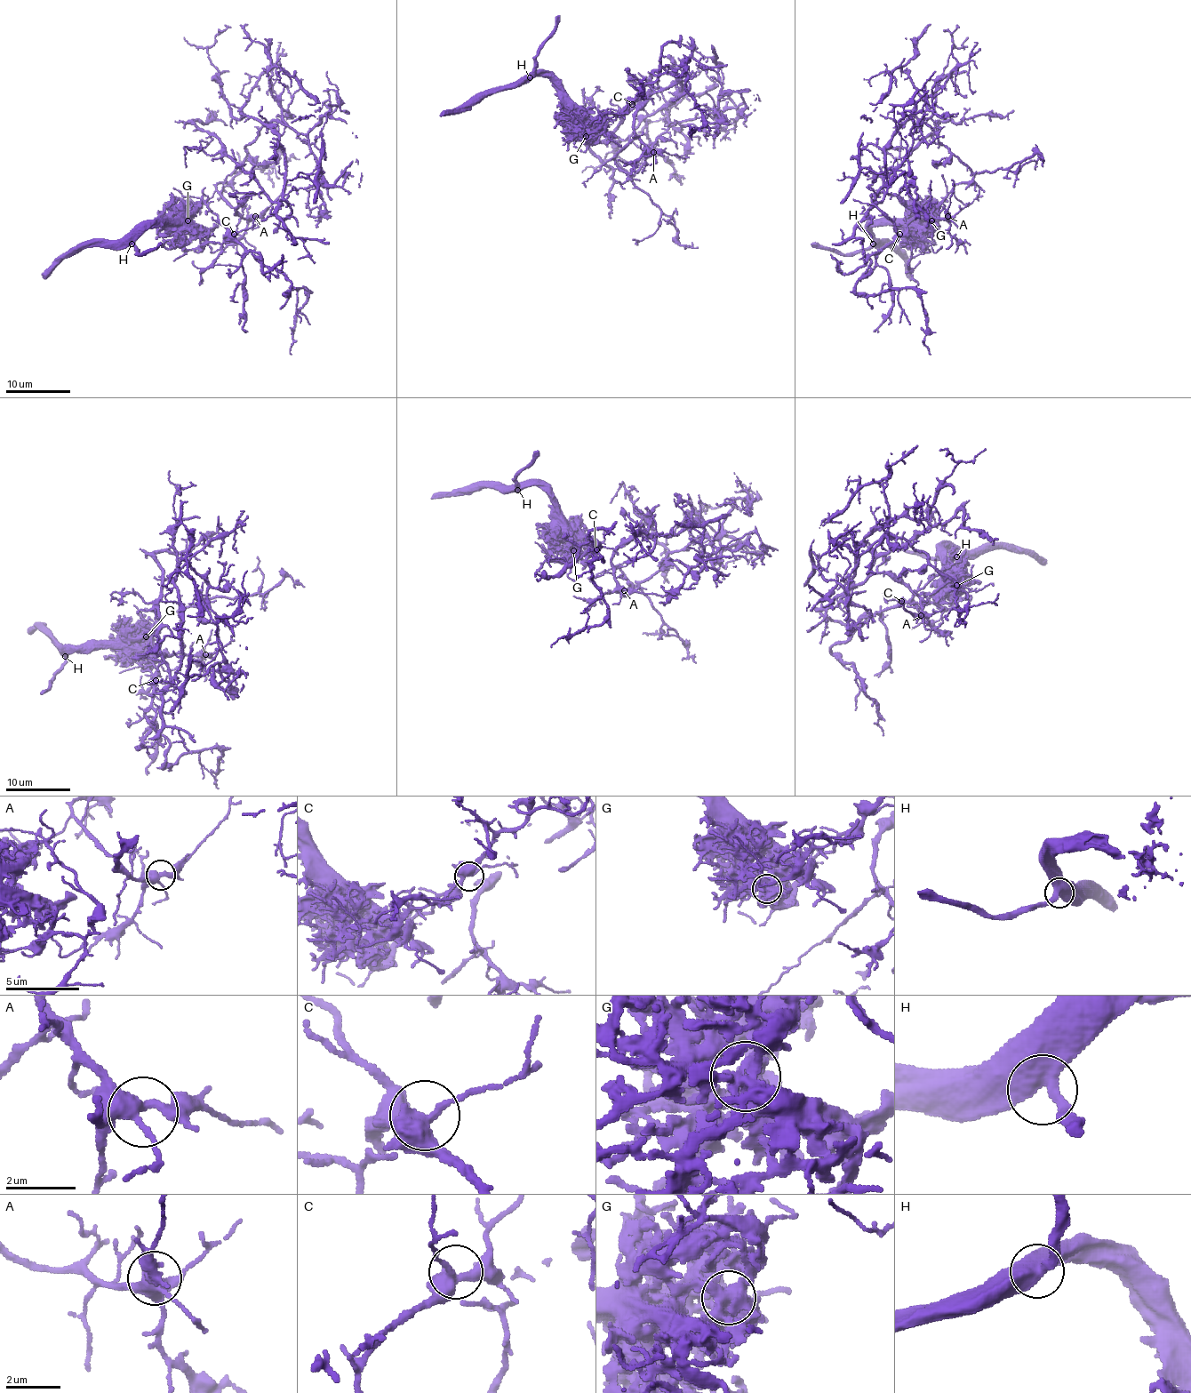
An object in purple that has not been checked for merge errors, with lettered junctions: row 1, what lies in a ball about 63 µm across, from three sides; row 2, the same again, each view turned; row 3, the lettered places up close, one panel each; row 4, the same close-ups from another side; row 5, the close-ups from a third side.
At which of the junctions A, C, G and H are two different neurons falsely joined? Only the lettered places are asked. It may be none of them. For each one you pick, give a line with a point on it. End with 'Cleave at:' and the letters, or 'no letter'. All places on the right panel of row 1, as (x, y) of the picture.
G: at (931, 220)
Cleave at: G

